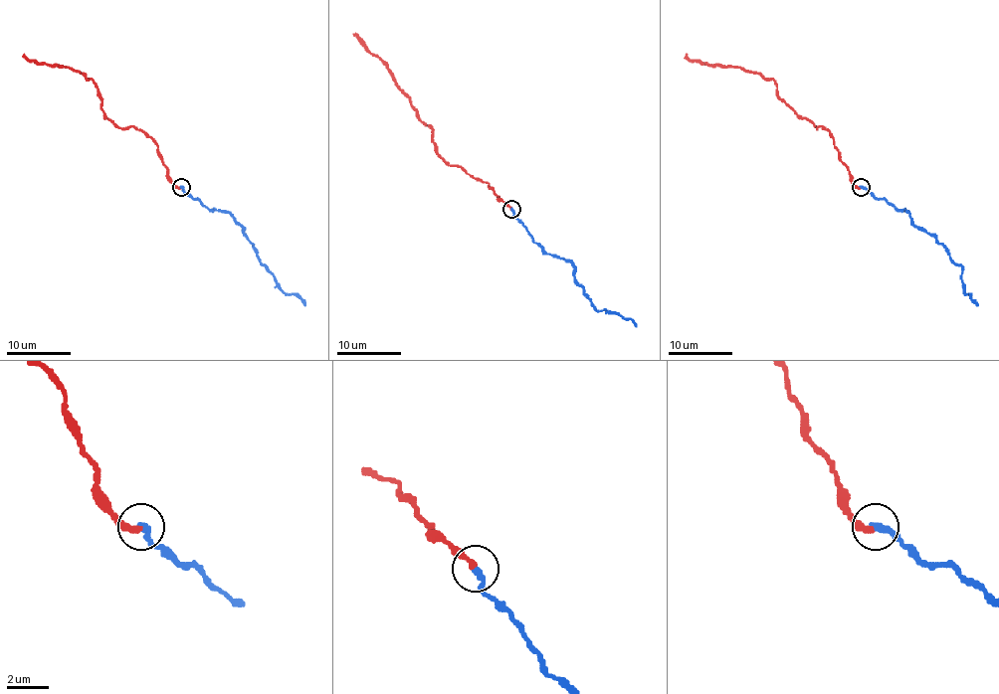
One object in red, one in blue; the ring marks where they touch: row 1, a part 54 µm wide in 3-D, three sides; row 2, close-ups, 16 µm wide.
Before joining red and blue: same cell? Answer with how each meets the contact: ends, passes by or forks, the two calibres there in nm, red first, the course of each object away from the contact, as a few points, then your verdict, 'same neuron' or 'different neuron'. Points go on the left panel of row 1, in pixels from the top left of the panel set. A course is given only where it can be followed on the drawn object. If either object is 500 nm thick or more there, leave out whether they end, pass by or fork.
red ends | blue ends | 320/360 nm | red via (181, 186), (168, 175), (158, 146), (148, 136), (132, 126), (119, 128), (106, 117), (91, 79), (23, 56) | blue via (181, 186), (208, 209), (228, 212), (240, 225), (257, 258), (279, 288), (299, 297), (304, 305) | same neuron

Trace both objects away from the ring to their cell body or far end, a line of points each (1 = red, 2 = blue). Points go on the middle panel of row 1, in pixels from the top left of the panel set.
1: (511, 209), (489, 185), (450, 165), (437, 152), (433, 130), (421, 120), (410, 97), (390, 71), (353, 33)
2: (511, 209), (545, 253), (571, 263), (574, 279), (597, 310), (610, 310), (629, 318), (636, 326)

